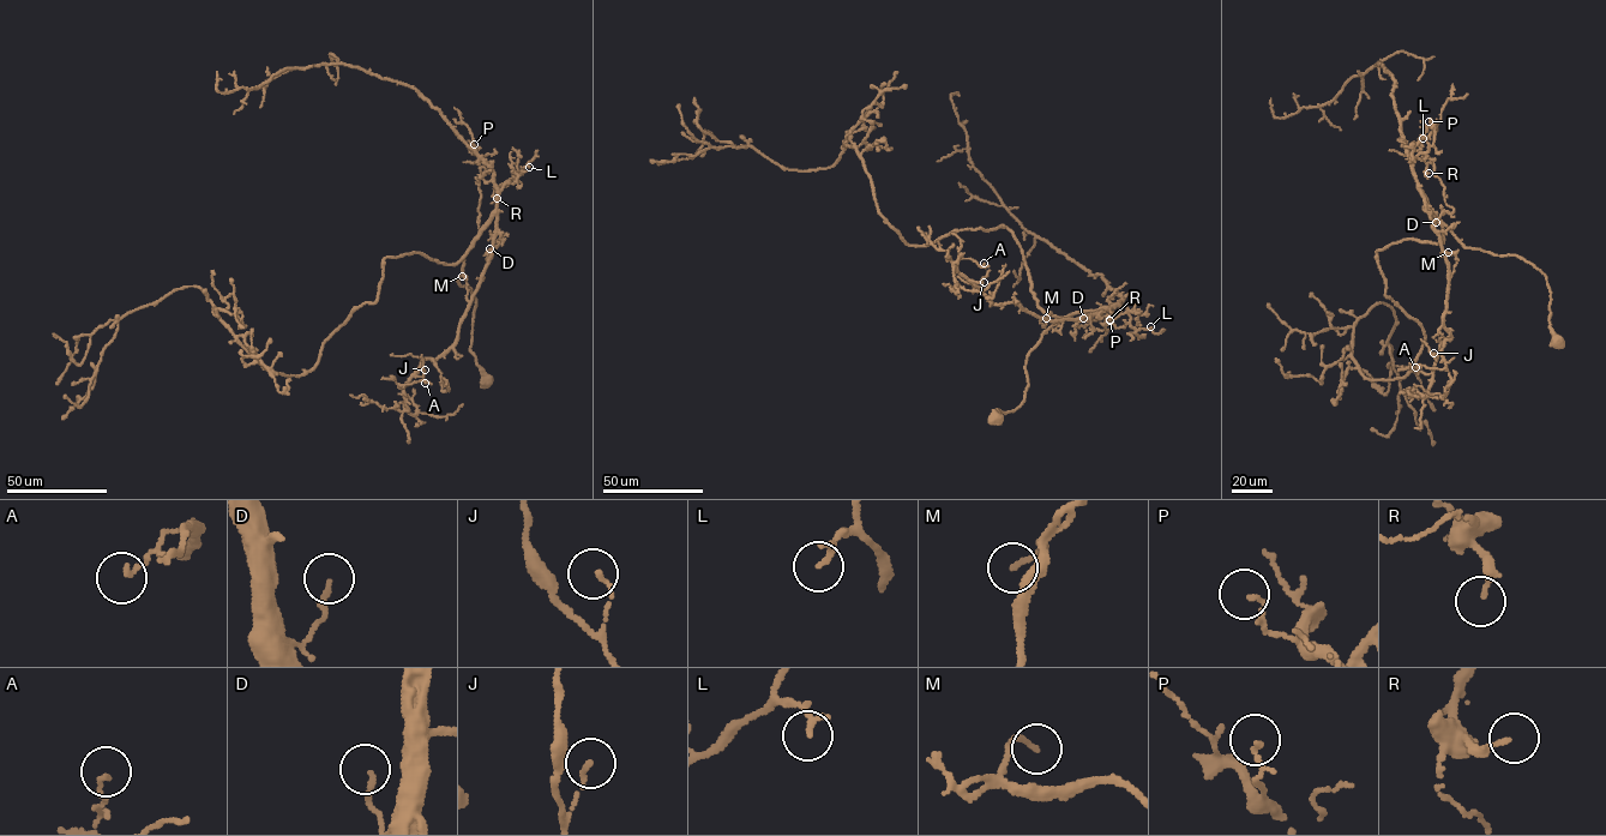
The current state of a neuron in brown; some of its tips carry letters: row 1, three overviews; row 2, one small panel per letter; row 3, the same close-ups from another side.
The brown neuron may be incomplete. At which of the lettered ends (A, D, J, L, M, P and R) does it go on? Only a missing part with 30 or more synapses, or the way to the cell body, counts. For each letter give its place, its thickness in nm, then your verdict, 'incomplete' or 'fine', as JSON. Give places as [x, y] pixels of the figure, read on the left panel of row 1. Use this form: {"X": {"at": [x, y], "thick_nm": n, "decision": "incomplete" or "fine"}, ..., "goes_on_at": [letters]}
{"A": {"at": [425, 383], "thick_nm": 120, "decision": "fine"}, "D": {"at": [489, 248], "thick_nm": 160, "decision": "fine"}, "J": {"at": [425, 370], "thick_nm": 130, "decision": "fine"}, "L": {"at": [529, 167], "thick_nm": 160, "decision": "fine"}, "M": {"at": [462, 276], "thick_nm": 150, "decision": "fine"}, "P": {"at": [474, 144], "thick_nm": 110, "decision": "fine"}, "R": {"at": [497, 198], "thick_nm": 170, "decision": "fine"}, "goes_on_at": []}

